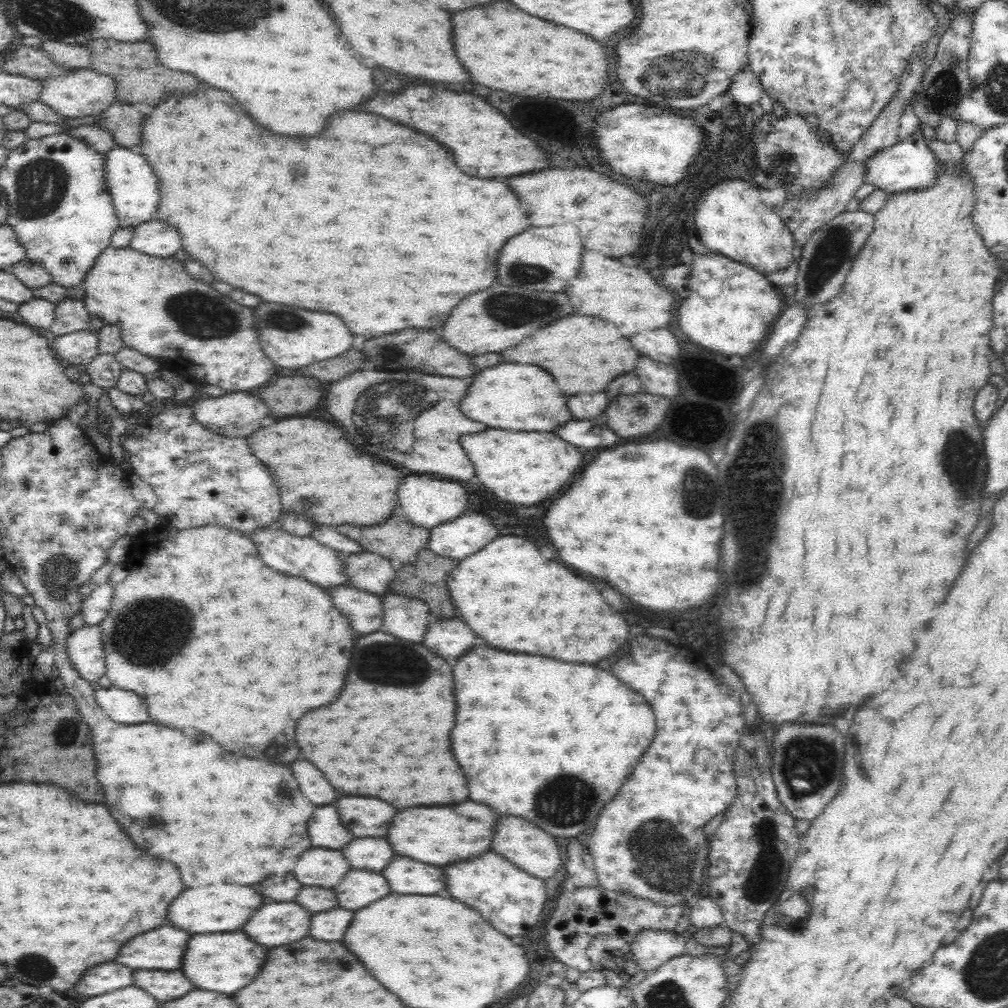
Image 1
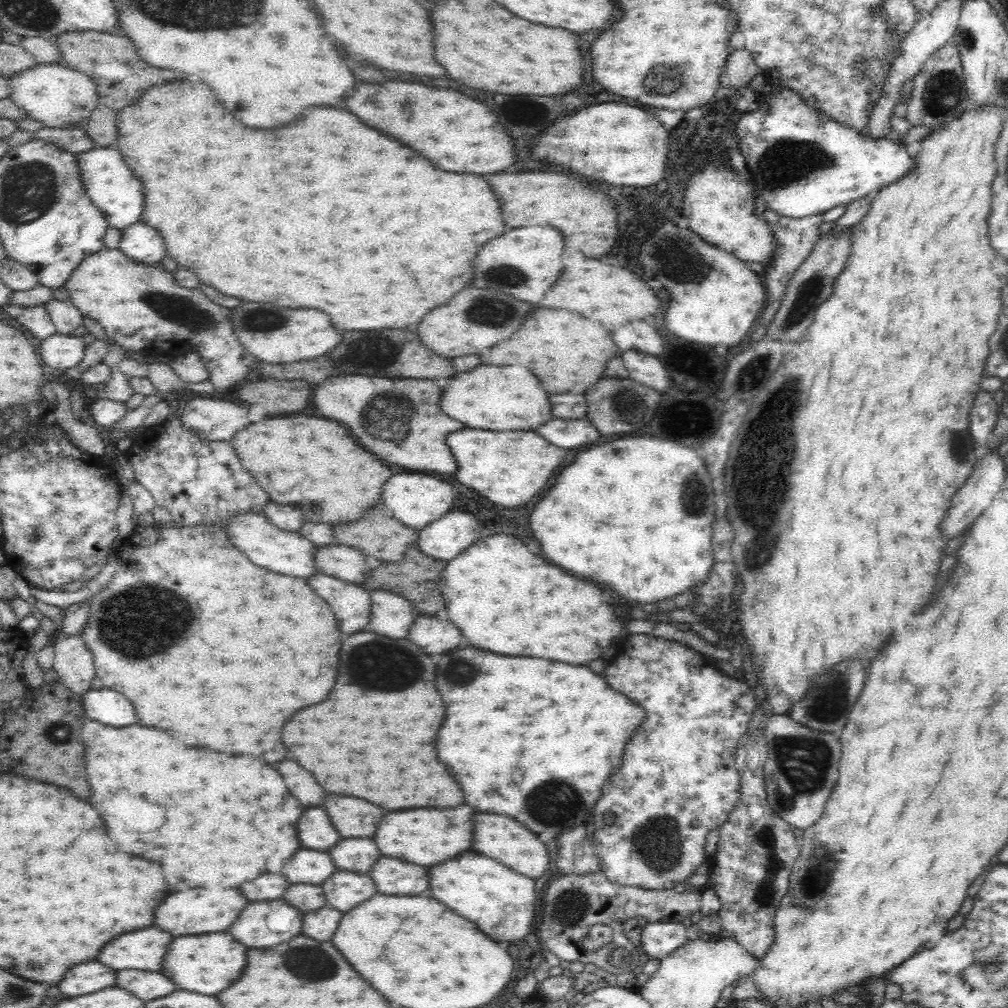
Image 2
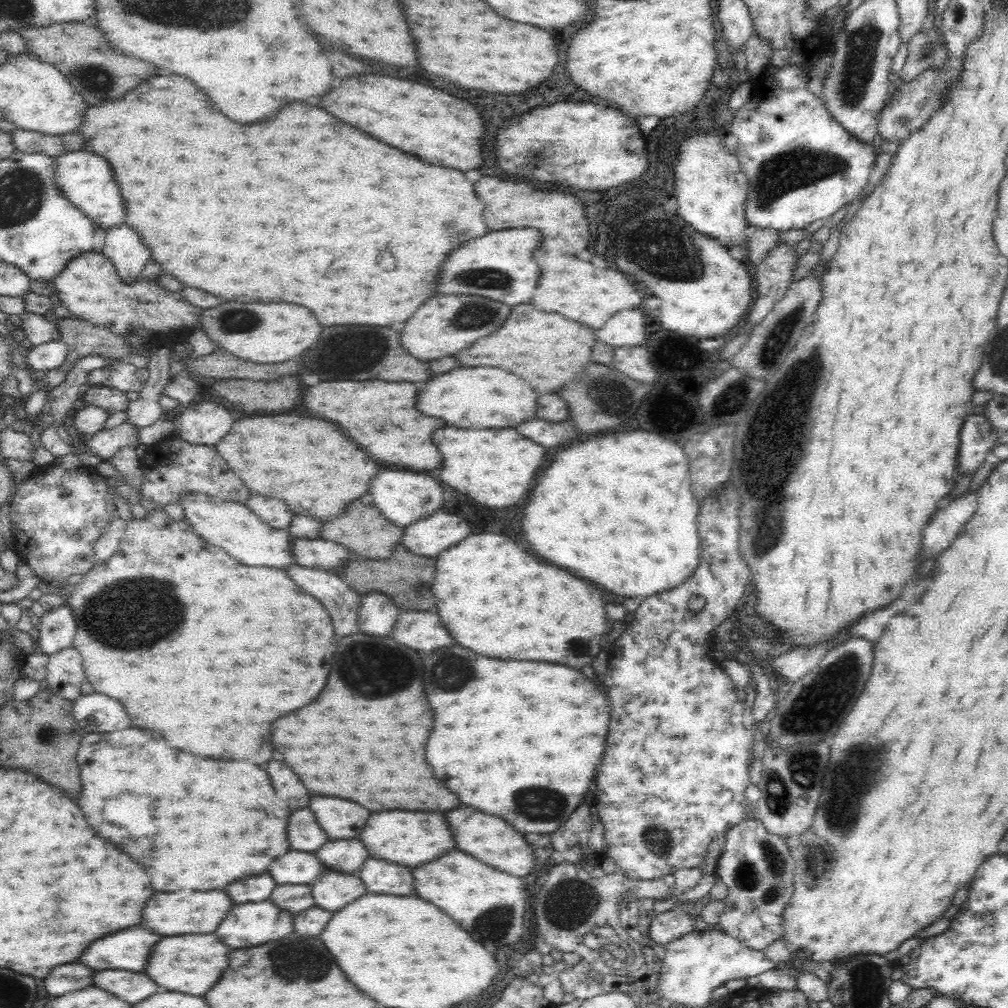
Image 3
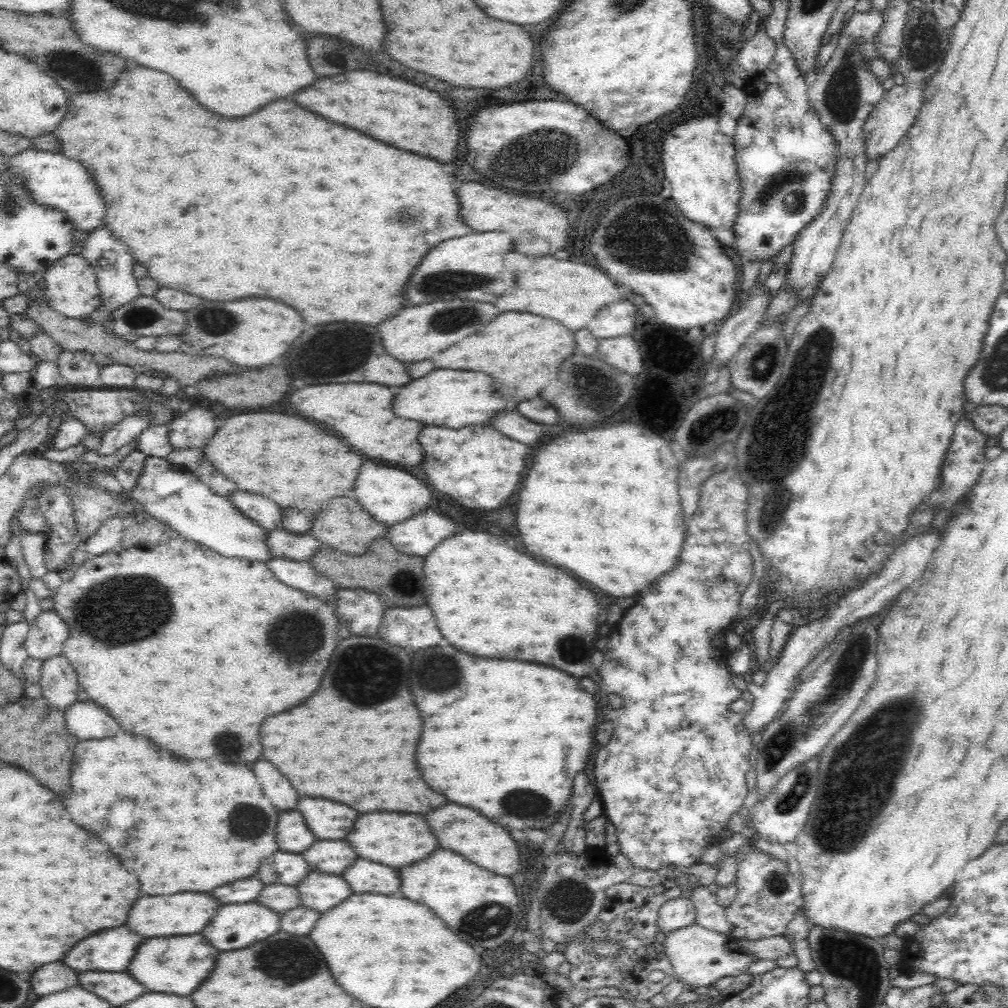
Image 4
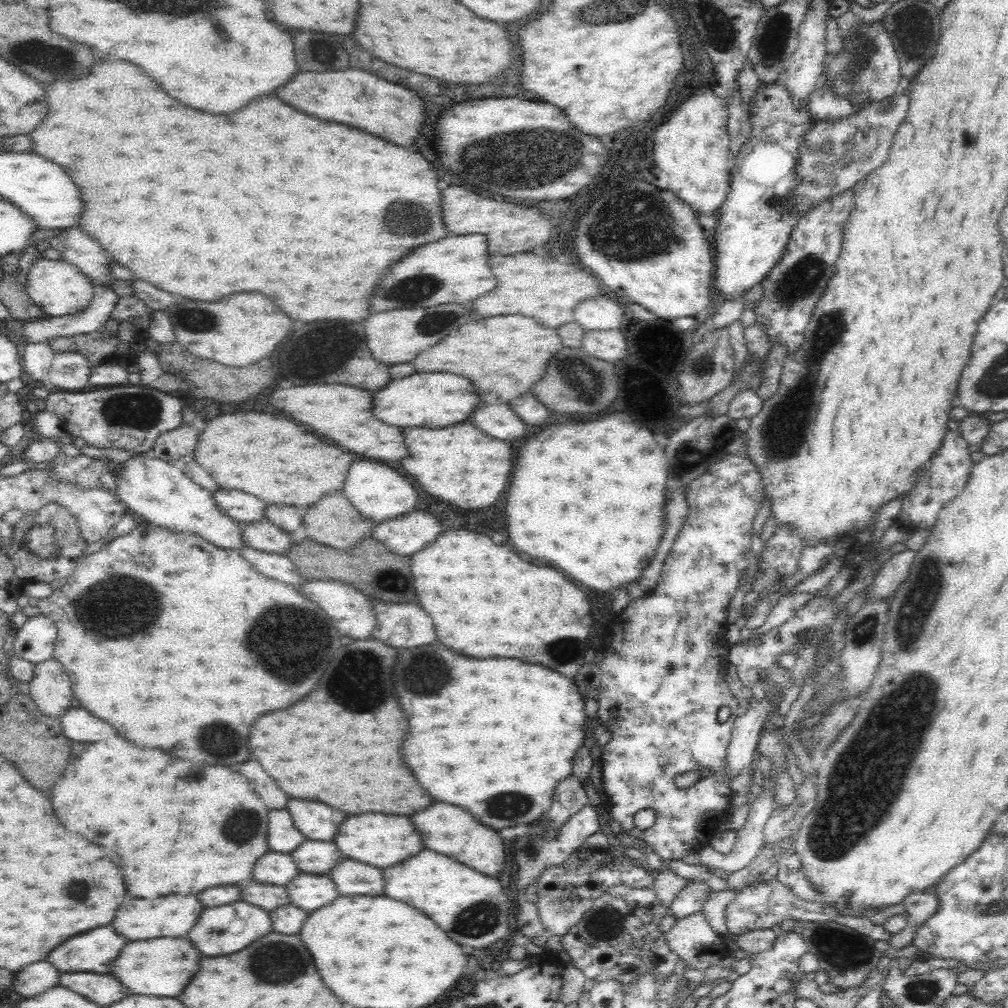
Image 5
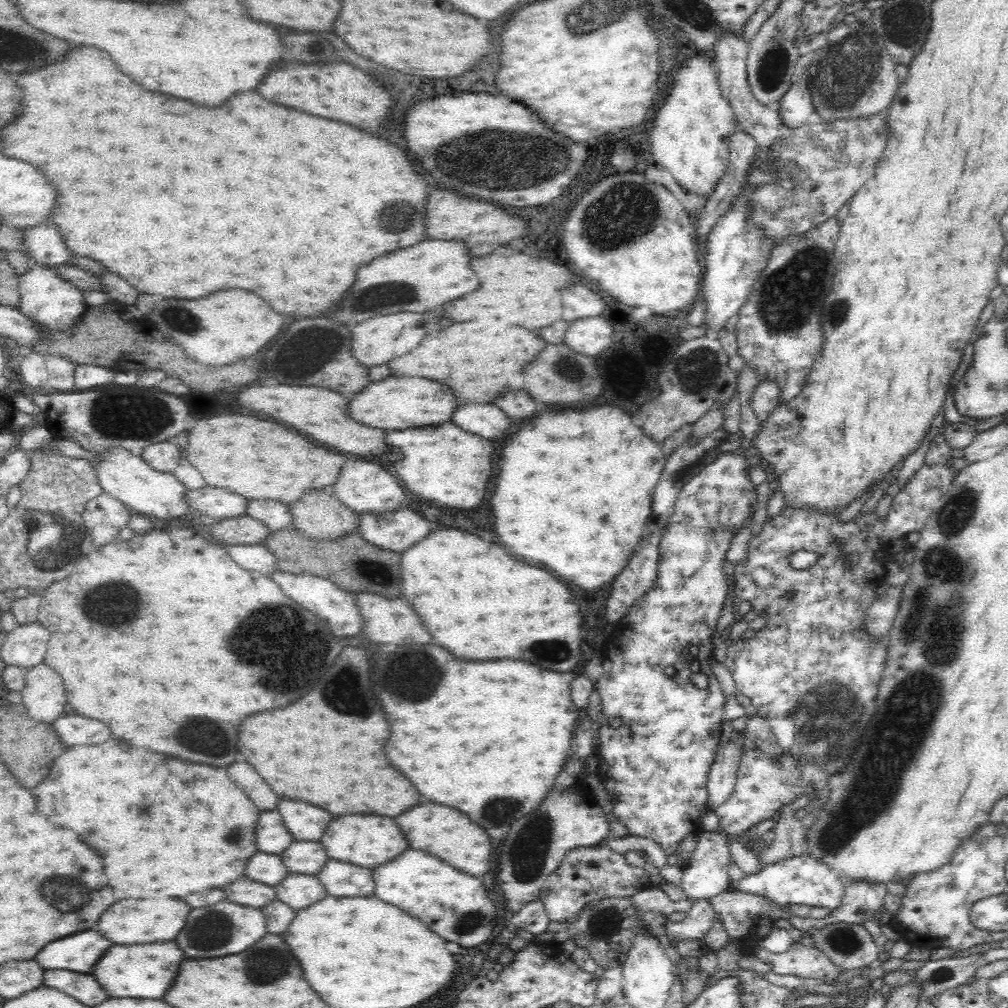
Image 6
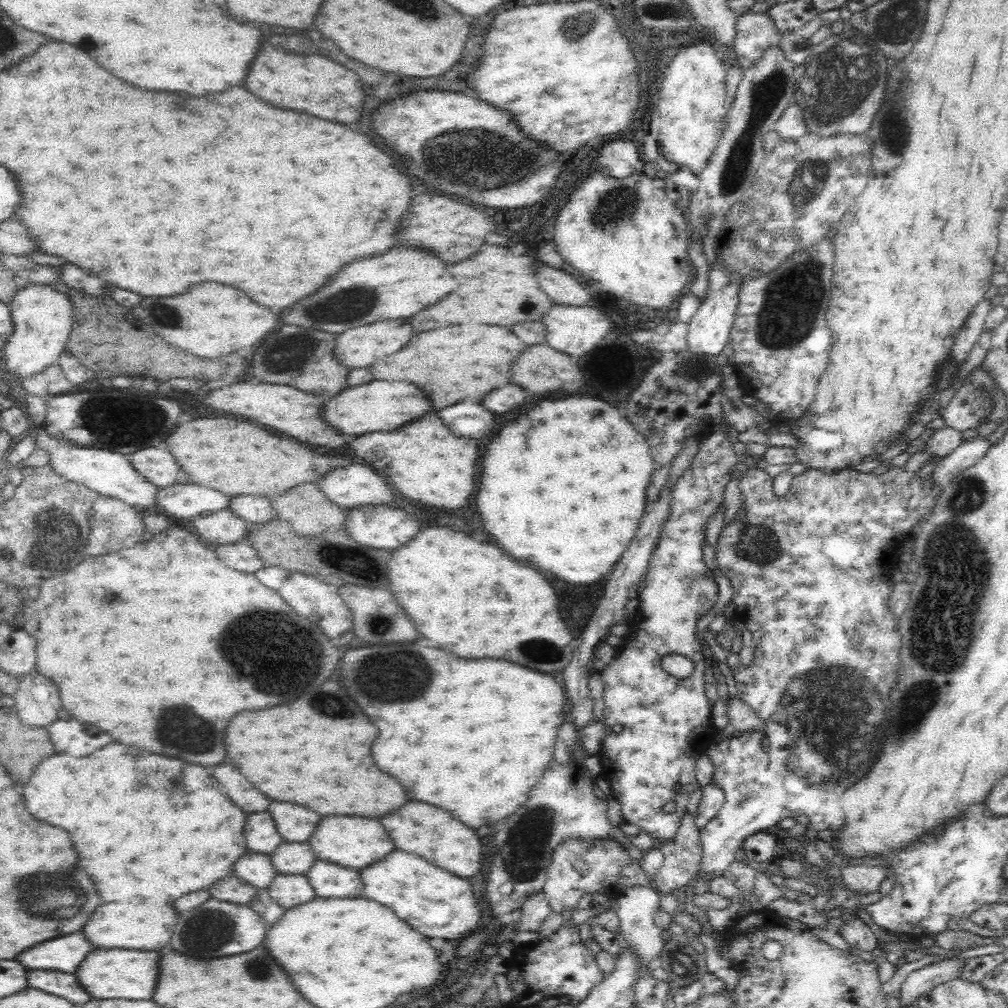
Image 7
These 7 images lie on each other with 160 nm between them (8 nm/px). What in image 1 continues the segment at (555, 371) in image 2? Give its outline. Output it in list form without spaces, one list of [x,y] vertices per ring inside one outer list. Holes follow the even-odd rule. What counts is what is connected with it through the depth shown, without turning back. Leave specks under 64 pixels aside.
[[[566,316],[560,318],[538,332],[526,336],[518,346],[502,352],[504,362],[514,364],[536,364],[554,376],[560,392],[580,394],[580,392],[604,392],[608,382],[624,372],[634,370],[638,352],[630,346],[626,338],[618,334],[618,328],[606,320],[590,316]]]

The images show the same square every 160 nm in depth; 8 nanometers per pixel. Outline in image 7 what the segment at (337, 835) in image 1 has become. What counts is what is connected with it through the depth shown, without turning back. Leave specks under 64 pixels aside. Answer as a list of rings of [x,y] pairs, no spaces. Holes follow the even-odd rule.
[[[256,812],[250,814],[242,826],[244,838],[246,838],[246,848],[258,854],[269,855],[276,846],[282,843],[282,837],[276,830],[274,819],[268,812]]]

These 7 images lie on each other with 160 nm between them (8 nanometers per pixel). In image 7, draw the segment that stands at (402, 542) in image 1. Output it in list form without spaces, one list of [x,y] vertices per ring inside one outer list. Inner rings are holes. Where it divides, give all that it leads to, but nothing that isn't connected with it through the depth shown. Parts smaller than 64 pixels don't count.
[[[316,483],[302,484],[302,486],[294,486],[288,492],[276,496],[270,502],[274,509],[275,516],[279,520],[286,522],[293,531],[294,535],[316,535],[329,529],[344,528],[346,524],[347,510],[336,503],[329,501],[320,491]]]

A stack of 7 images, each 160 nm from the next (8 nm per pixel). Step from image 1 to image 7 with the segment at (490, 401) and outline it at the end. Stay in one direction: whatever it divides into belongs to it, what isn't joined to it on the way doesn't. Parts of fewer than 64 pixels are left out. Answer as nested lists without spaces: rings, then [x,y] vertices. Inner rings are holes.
[[[374,380],[366,386],[354,386],[332,396],[332,400],[324,404],[322,418],[344,436],[360,436],[368,432],[396,430],[406,422],[412,422],[414,418],[420,418],[422,414],[428,414],[428,412],[434,412],[430,406],[430,400],[416,386],[408,382],[376,382]]]

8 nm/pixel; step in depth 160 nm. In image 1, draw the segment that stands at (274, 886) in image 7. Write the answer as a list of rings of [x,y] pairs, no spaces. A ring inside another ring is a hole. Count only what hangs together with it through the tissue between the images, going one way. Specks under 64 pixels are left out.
[[[356,869],[348,870],[344,878],[330,889],[334,891],[338,906],[346,910],[360,910],[390,892],[386,879],[380,874]]]

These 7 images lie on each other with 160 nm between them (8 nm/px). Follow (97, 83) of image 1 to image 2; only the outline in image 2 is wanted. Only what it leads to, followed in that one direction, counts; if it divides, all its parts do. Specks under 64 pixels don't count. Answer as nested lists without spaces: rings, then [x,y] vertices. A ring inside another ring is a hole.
[[[58,62],[35,63],[34,66],[8,76],[10,100],[24,111],[28,119],[40,121],[46,128],[74,128],[86,125],[97,107],[96,84],[86,74],[69,69]]]

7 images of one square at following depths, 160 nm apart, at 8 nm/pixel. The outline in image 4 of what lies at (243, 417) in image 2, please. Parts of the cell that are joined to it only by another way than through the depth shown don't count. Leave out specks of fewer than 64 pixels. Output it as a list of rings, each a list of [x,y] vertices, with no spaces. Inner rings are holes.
[[[191,408],[183,415],[177,416],[168,428],[168,441],[172,450],[198,449],[214,436],[216,418],[204,408]]]

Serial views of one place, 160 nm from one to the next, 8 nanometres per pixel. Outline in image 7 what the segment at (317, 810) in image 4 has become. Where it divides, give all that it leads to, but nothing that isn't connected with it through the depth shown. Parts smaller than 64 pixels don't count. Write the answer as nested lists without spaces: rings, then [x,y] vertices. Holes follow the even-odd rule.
[[[272,802],[268,812],[274,819],[276,830],[285,842],[306,843],[320,822],[320,814],[290,802]]]

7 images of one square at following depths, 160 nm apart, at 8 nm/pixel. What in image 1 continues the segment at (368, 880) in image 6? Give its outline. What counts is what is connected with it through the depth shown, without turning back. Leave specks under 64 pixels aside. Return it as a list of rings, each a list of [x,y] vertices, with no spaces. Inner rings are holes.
[[[394,856],[387,864],[381,872],[394,894],[430,896],[444,888],[442,870],[438,866],[428,866],[402,856]]]

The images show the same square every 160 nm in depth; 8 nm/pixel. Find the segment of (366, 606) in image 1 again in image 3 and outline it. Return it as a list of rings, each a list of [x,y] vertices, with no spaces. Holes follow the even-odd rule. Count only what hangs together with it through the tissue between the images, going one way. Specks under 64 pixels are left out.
[[[296,563],[284,570],[305,593],[326,606],[338,636],[357,632],[356,614],[362,597],[356,594],[345,577],[326,570],[304,568]]]

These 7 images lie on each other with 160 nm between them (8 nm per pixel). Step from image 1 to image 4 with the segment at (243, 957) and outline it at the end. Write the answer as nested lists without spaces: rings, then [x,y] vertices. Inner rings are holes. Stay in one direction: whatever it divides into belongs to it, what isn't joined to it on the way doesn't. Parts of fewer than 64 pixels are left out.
[[[200,934],[176,938],[150,938],[144,940],[142,946],[138,946],[136,956],[130,960],[128,974],[136,982],[146,986],[150,992],[188,996],[200,984],[200,978],[206,978],[216,954],[218,950],[204,948],[204,944],[200,948]]]

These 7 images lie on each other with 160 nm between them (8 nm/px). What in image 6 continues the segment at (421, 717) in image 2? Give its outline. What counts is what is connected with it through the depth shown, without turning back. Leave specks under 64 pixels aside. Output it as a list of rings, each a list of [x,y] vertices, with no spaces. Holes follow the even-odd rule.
[[[316,684],[304,698],[282,710],[266,710],[244,718],[236,748],[278,798],[336,806],[322,808],[332,816],[368,812],[394,818],[416,806],[420,794],[410,780],[390,768],[382,752],[388,736],[388,724],[380,710],[368,716],[344,714],[328,706]]]

